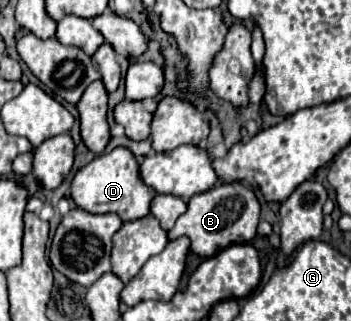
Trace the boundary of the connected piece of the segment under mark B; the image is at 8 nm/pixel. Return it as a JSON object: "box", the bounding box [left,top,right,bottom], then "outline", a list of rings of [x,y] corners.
{"box":[169,182,261,258],"outline":[[[239,182],[221,184],[207,192],[195,194],[187,202],[187,212],[177,220],[173,230],[169,230],[169,240],[177,240],[187,236],[191,240],[191,252],[201,258],[211,258],[231,244],[247,244],[257,234],[261,206],[253,194],[253,190],[245,188]]]}

